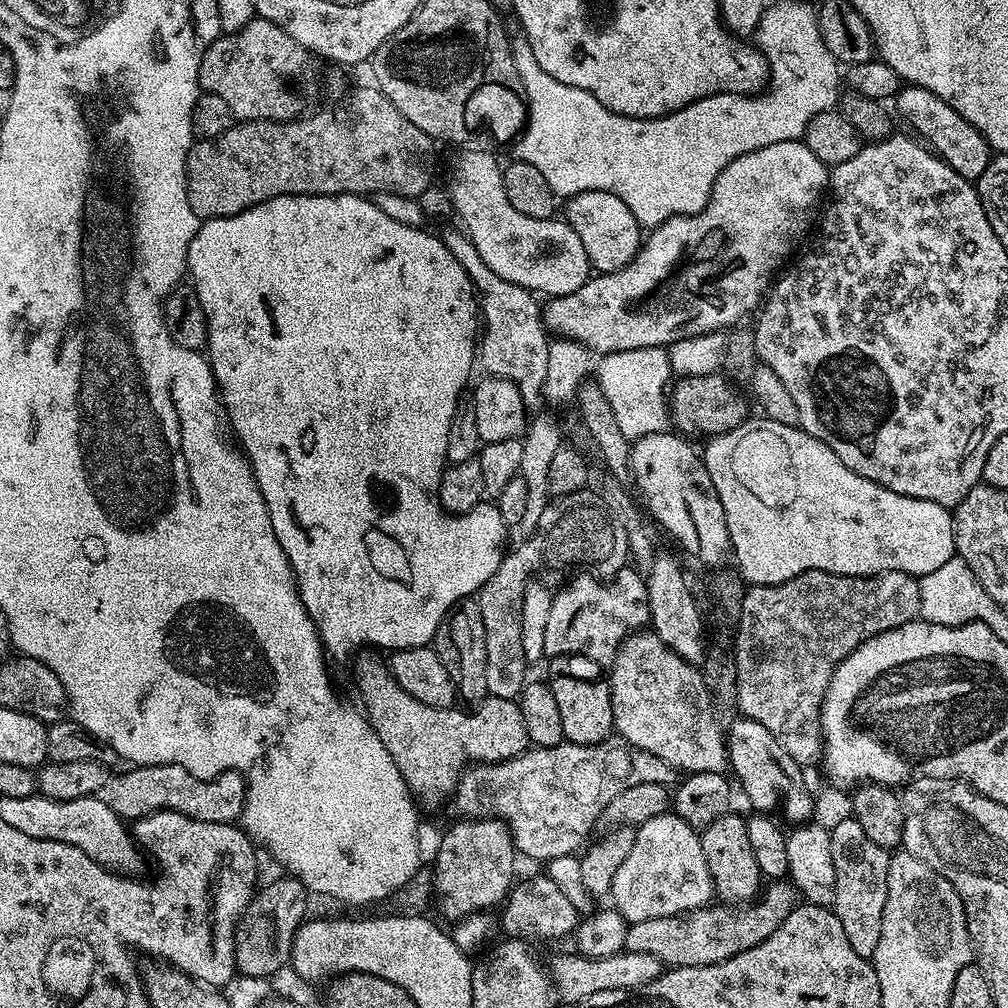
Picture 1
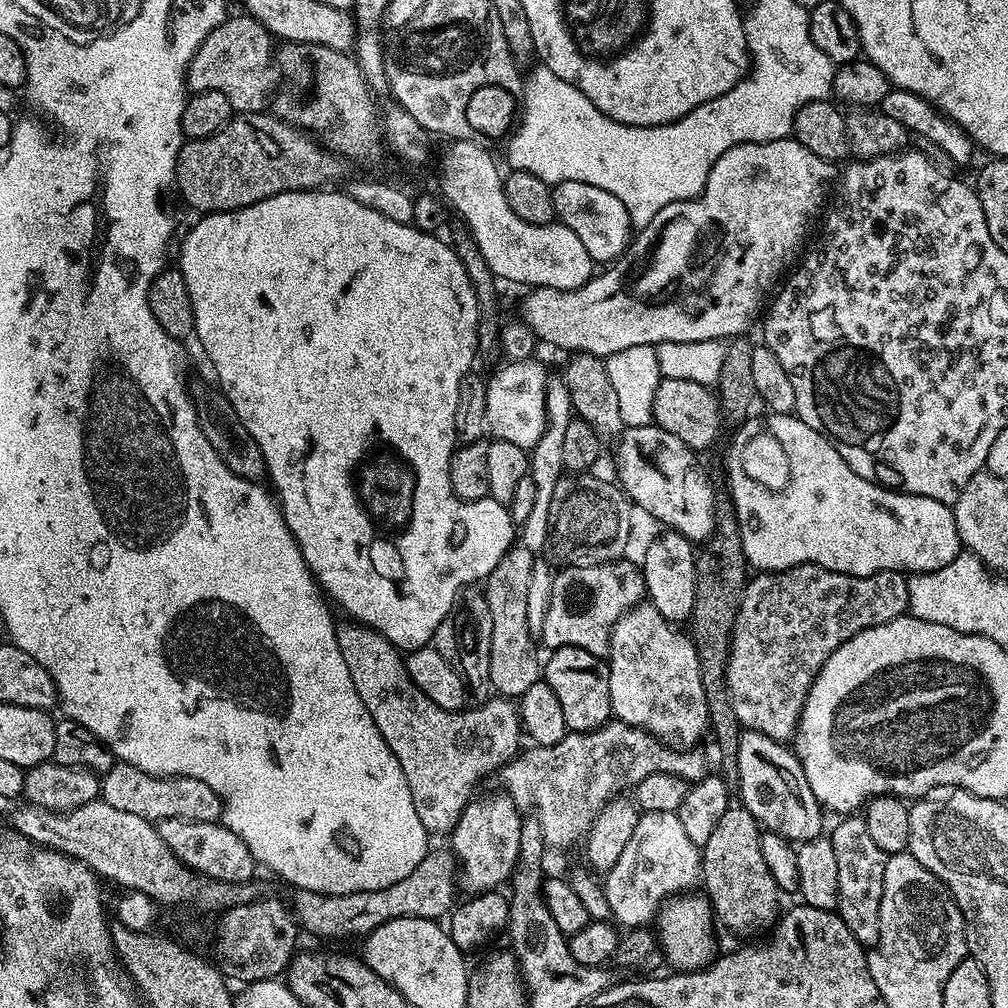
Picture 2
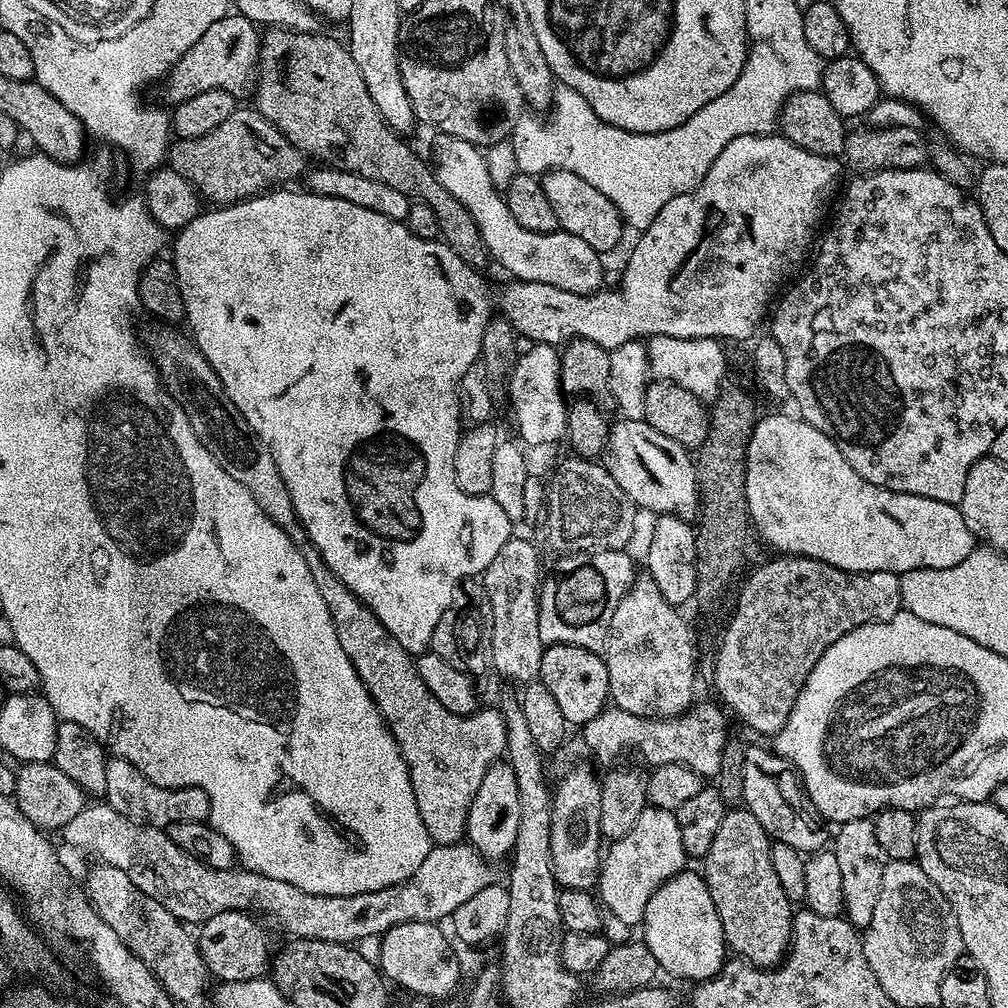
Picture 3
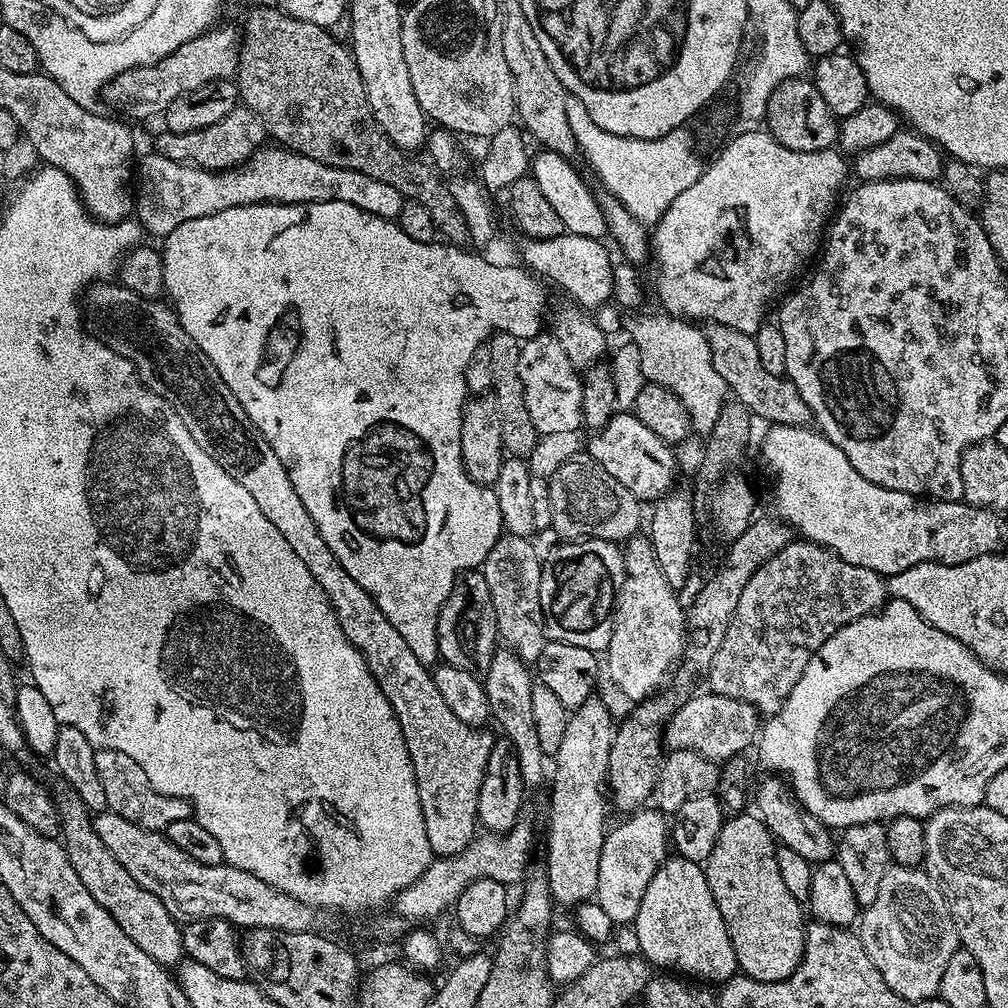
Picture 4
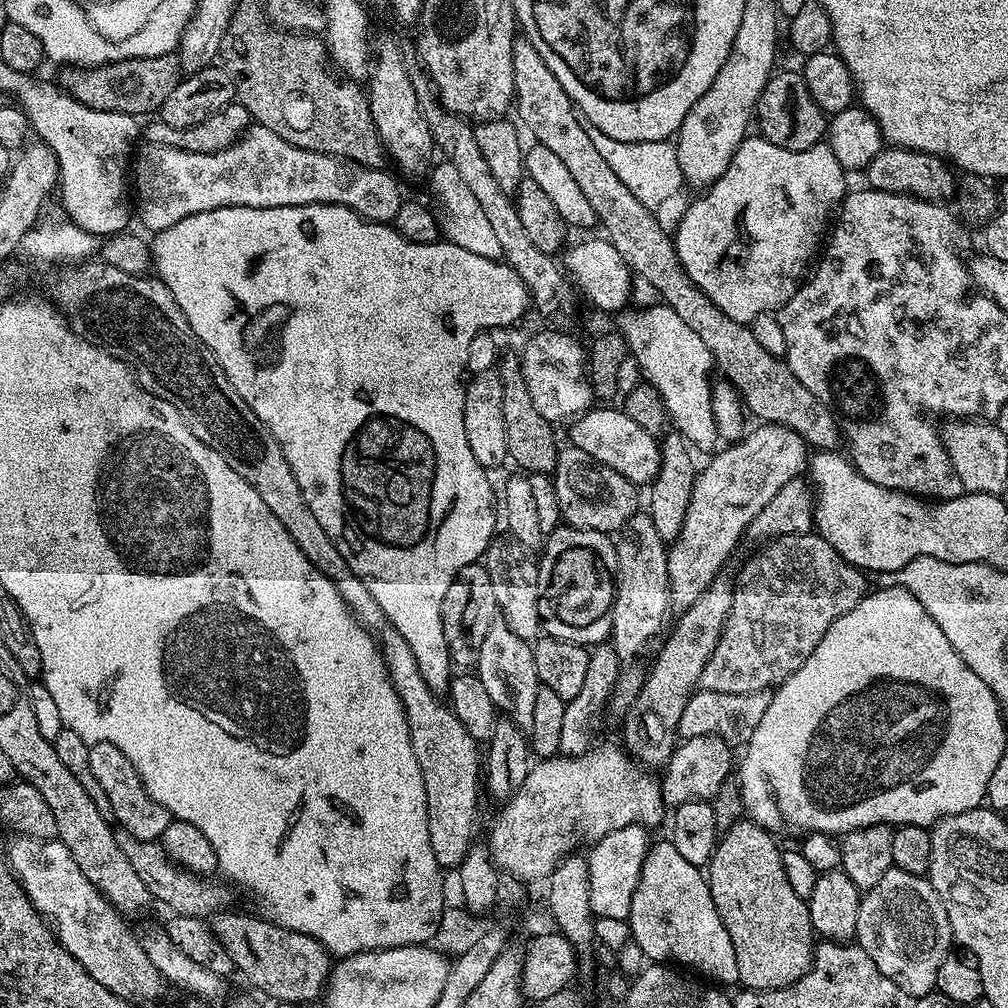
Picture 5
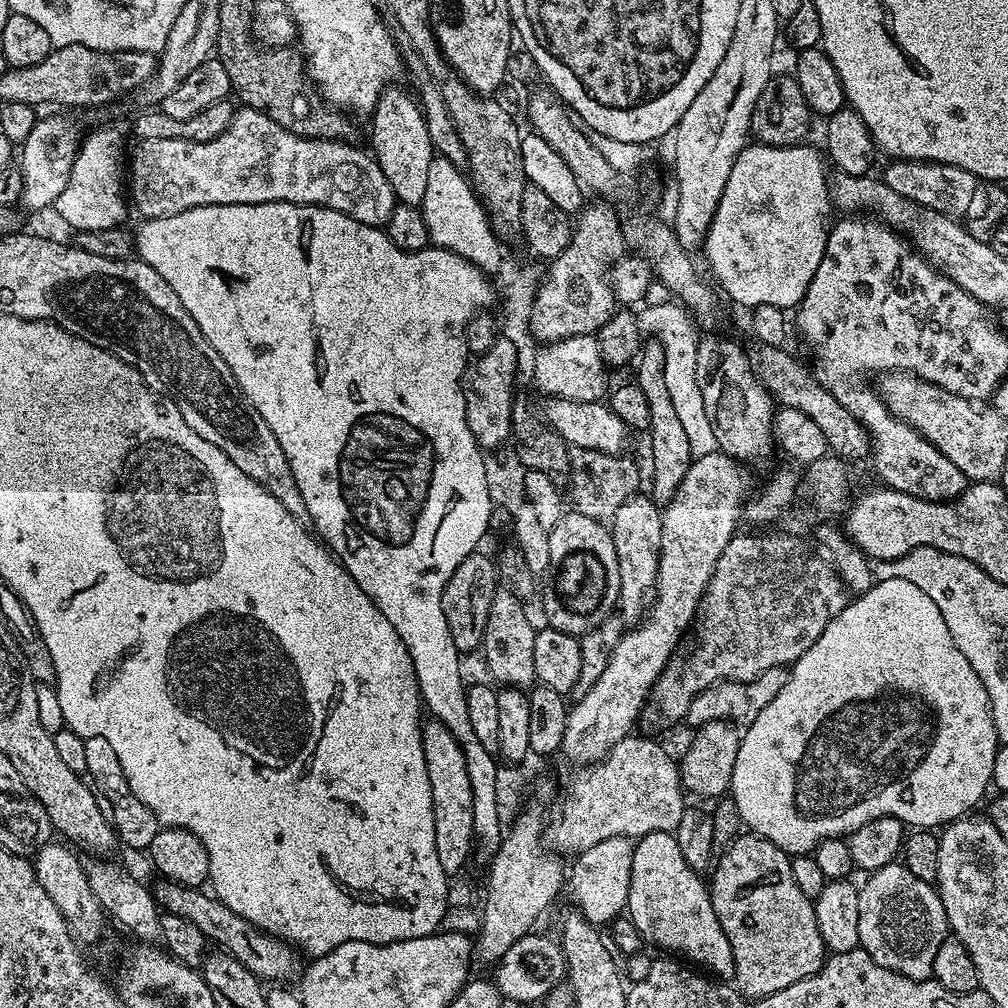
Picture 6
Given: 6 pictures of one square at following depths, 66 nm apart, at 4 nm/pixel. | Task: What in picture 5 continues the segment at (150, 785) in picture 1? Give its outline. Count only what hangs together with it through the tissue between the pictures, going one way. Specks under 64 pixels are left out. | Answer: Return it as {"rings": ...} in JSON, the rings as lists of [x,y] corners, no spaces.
{"rings":[[[108,740],[95,741],[89,747],[88,753],[90,754],[90,774],[98,778],[98,786],[102,786],[102,794],[106,794],[110,802],[111,819],[117,825],[120,823],[119,827],[134,838],[159,841],[162,830],[166,830],[166,826],[174,817],[166,810],[166,806],[154,802],[150,794],[146,794],[142,778],[138,770],[134,770],[130,758],[126,758],[126,754],[122,754],[122,750],[118,750],[118,746],[114,746]]]}

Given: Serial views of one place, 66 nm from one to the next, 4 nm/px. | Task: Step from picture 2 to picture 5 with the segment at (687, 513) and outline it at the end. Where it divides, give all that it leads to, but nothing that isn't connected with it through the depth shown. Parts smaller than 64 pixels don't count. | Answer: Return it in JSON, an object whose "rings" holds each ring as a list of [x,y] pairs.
{"rings":[[[592,406],[583,415],[571,421],[568,436],[571,447],[590,454],[602,466],[610,466],[610,470],[618,470],[631,484],[637,486],[651,485],[660,468],[660,447],[657,437],[642,430],[634,418],[630,418],[619,407]]]}

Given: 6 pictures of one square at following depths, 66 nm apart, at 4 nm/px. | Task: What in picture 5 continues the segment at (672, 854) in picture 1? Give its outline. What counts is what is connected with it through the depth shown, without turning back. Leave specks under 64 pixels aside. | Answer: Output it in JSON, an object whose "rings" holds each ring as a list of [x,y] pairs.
{"rings":[[[639,824],[622,826],[614,834],[606,834],[591,845],[592,853],[587,853],[590,874],[590,906],[597,917],[618,918],[627,921],[630,902],[642,874],[642,862],[650,847],[649,829]]]}

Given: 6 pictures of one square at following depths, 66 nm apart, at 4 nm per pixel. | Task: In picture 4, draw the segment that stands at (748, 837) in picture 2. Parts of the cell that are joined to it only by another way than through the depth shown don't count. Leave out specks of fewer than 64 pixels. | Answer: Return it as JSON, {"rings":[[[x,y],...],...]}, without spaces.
{"rings":[[[748,815],[729,816],[725,819],[718,834],[718,842],[714,842],[714,850],[710,850],[710,858],[703,865],[703,869],[710,886],[710,894],[714,894],[714,902],[722,914],[722,922],[726,922],[730,942],[734,946],[737,969],[758,982],[782,982],[790,978],[790,974],[794,974],[794,970],[798,970],[802,962],[805,909],[801,901],[796,900],[782,882],[776,857],[778,844],[771,830],[760,821],[759,815]]]}

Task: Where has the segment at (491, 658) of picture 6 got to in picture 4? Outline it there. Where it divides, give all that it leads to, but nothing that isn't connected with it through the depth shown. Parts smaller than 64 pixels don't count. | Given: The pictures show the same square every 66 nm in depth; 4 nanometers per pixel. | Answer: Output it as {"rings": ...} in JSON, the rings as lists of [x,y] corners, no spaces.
{"rings":[[[497,650],[492,655],[488,672],[484,677],[486,698],[490,702],[491,719],[500,723],[503,739],[512,743],[514,754],[518,758],[518,770],[522,770],[525,785],[545,783],[544,760],[546,753],[538,743],[538,733],[534,730],[533,707],[530,706],[530,690],[534,683],[529,665],[512,650]]]}

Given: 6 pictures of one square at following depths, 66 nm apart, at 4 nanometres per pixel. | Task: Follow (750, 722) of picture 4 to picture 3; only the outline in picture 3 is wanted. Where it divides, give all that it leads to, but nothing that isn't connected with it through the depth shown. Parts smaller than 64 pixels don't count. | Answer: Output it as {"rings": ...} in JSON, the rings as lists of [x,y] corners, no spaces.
{"rings":[[[696,702],[682,715],[667,718],[635,716],[621,708],[608,706],[582,726],[584,748],[600,764],[615,765],[615,760],[623,752],[633,748],[648,766],[684,764],[701,778],[714,778],[720,769],[722,750],[730,739],[729,713],[719,703],[716,704]]]}

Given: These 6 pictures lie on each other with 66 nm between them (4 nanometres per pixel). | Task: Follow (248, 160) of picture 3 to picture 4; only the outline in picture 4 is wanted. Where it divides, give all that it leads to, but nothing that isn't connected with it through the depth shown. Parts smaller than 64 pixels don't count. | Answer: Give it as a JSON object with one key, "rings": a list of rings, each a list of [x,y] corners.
{"rings":[[[237,106],[214,126],[202,130],[190,130],[190,134],[174,134],[161,131],[156,140],[155,155],[165,156],[179,164],[190,164],[194,168],[207,168],[209,172],[223,172],[240,167],[251,156],[256,155],[266,144],[266,131],[262,122],[249,108]]]}

